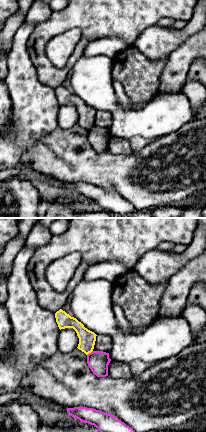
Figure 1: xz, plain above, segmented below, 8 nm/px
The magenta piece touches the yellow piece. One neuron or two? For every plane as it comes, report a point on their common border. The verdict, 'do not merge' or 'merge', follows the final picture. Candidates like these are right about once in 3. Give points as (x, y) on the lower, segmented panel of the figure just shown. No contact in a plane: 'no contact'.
(89, 353)

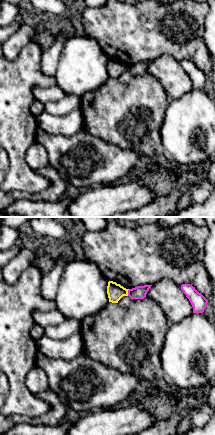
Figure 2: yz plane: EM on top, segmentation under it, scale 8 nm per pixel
(128, 292)

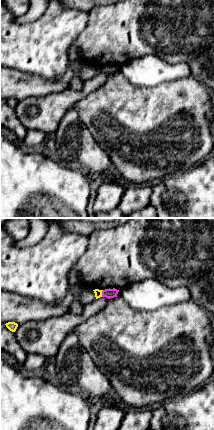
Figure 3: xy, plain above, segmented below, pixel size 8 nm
(102, 293)

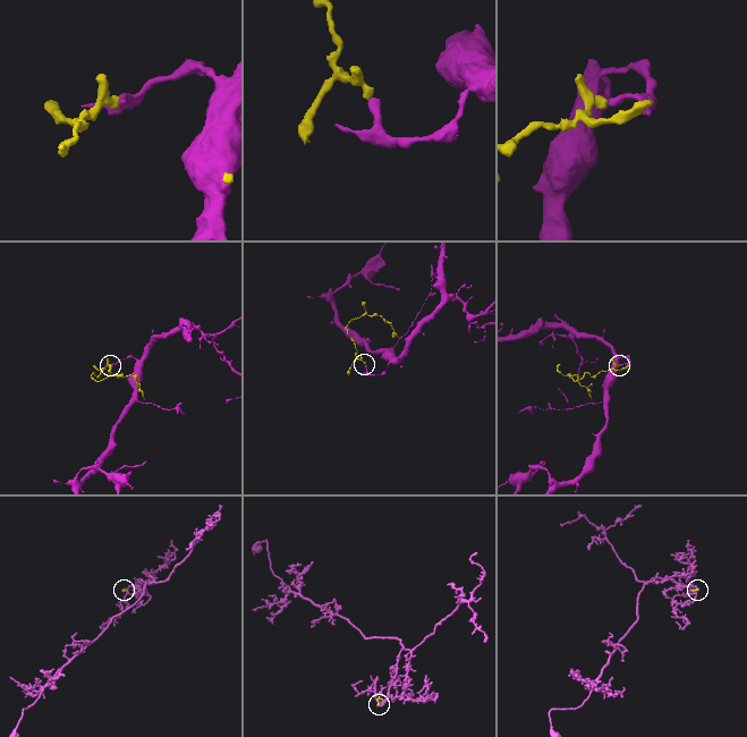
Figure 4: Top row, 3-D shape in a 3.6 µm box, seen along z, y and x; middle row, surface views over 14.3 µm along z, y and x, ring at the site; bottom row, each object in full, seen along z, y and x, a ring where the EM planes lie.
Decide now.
do not merge

